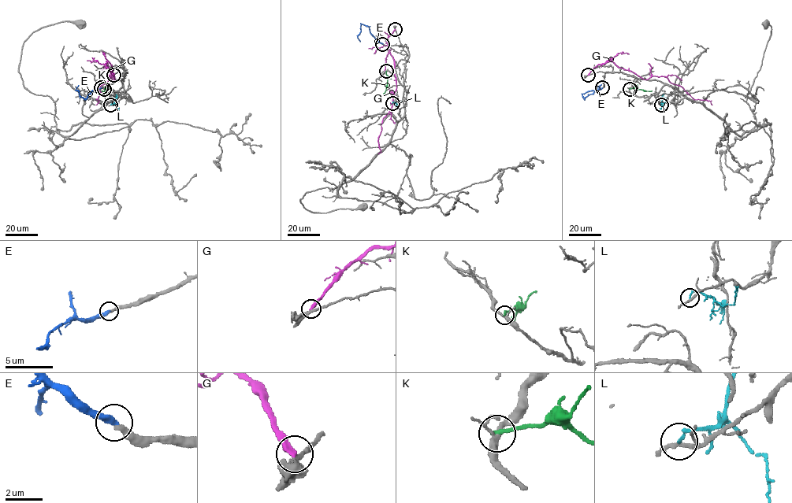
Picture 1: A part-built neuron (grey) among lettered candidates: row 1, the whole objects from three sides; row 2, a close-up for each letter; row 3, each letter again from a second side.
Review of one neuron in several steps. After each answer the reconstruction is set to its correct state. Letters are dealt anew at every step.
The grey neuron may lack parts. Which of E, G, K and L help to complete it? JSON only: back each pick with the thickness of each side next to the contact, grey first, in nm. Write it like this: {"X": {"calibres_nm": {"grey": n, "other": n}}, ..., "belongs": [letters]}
{"E": {"calibres_nm": {"grey": 280, "other": 380}}, "belongs": ["E"]}

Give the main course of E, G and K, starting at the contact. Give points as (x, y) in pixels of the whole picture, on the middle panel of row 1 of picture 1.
E: (382, 44), (371, 34), (367, 26), (361, 24), (358, 36), (360, 42)
G: (395, 29), (388, 38), (387, 46), (394, 61), (396, 90), (392, 108), (382, 119), (377, 153)
K: (385, 71), (388, 78), (383, 94)

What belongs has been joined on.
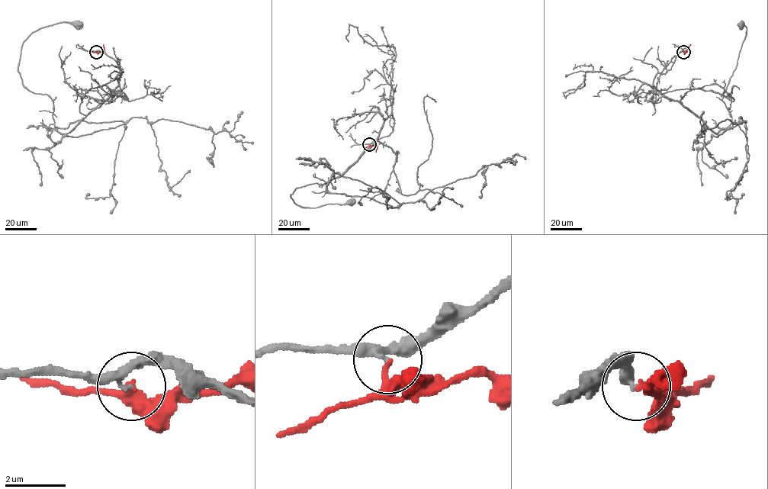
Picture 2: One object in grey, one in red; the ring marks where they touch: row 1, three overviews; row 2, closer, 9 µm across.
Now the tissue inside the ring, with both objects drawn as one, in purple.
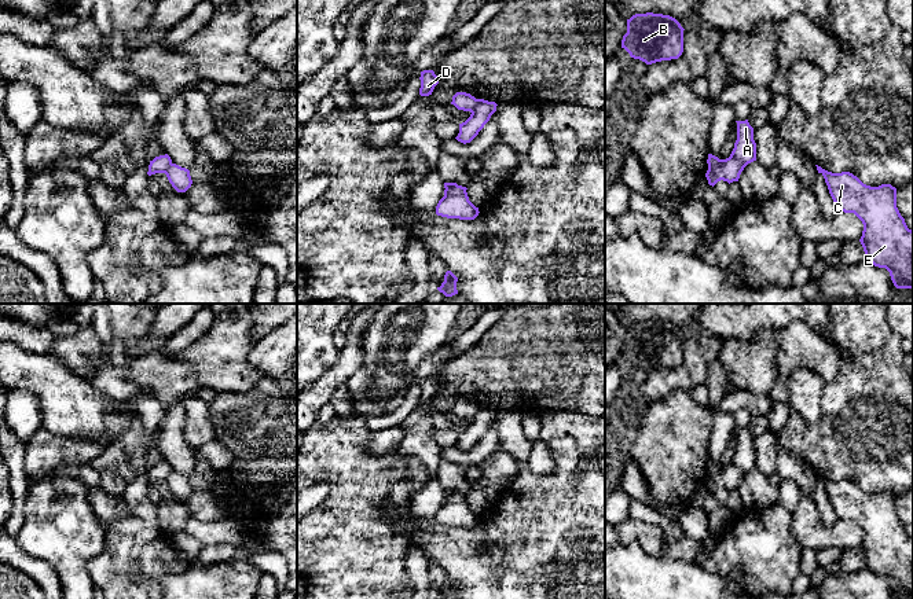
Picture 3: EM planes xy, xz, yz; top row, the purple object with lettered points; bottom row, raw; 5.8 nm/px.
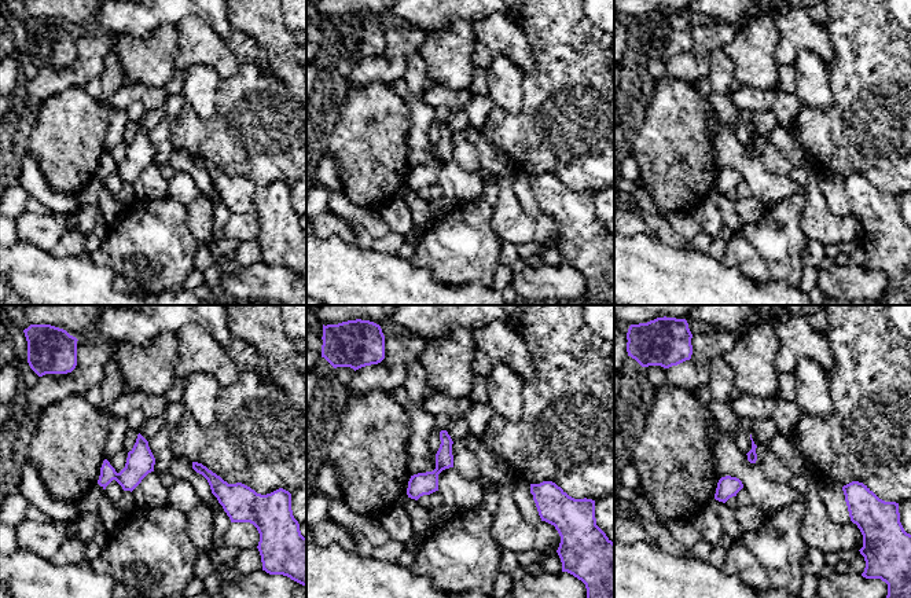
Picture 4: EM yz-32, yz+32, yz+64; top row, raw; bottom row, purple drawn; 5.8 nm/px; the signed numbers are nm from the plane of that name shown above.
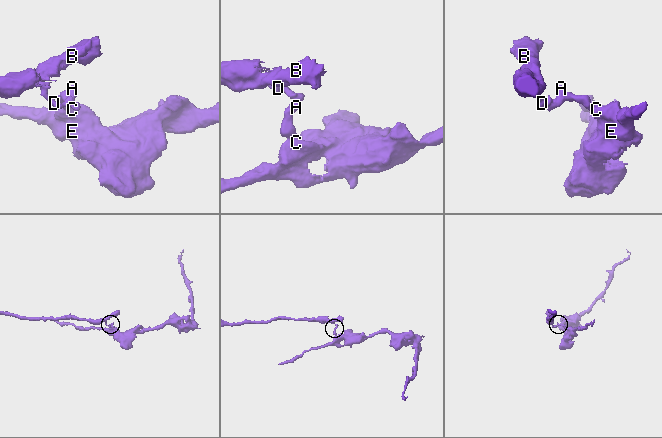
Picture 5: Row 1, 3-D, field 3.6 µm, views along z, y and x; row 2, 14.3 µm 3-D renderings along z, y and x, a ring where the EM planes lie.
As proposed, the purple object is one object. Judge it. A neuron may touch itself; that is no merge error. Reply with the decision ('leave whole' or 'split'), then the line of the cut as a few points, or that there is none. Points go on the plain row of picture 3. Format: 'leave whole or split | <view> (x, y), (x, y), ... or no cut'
split | yz (722, 467), (708, 477)

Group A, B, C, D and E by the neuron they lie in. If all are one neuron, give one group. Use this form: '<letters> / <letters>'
A C E / B D

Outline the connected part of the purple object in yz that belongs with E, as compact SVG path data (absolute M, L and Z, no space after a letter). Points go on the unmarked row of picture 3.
M815 473L839 519L854 521L864 532L859 547L866 569L890 580L896 596L913 596L913 539L896 515L896 496L891 492L870 495L850 479L832 481Z

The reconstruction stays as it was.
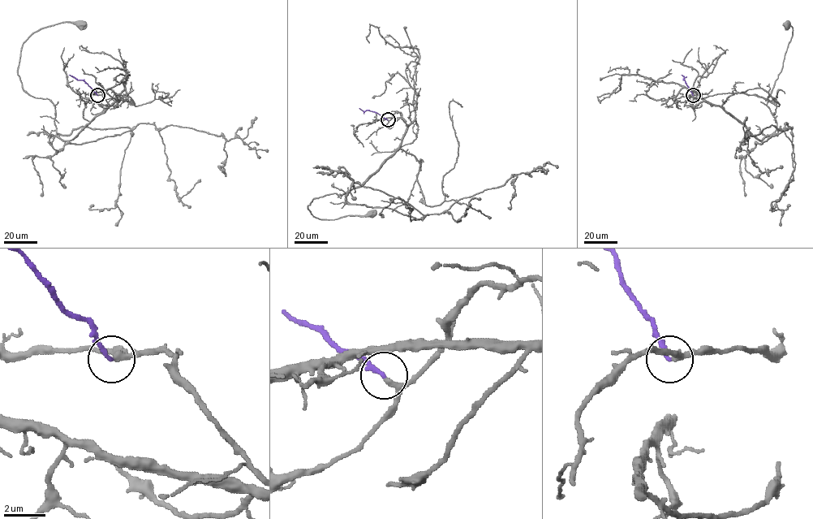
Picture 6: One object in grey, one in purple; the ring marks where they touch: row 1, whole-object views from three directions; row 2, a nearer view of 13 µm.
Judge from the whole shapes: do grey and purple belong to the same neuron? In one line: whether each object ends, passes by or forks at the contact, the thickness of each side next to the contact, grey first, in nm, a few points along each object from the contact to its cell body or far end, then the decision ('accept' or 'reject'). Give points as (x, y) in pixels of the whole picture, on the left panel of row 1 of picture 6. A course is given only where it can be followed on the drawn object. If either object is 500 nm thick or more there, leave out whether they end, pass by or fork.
grey passes by; purple ends; calibres 220 and 200 nm; course grey (97, 95), (117, 103), (62, 140), (53, 104), (30, 96), (18, 74), (32, 33), (81, 23); course purple (97, 95), (84, 81), (69, 75); accept

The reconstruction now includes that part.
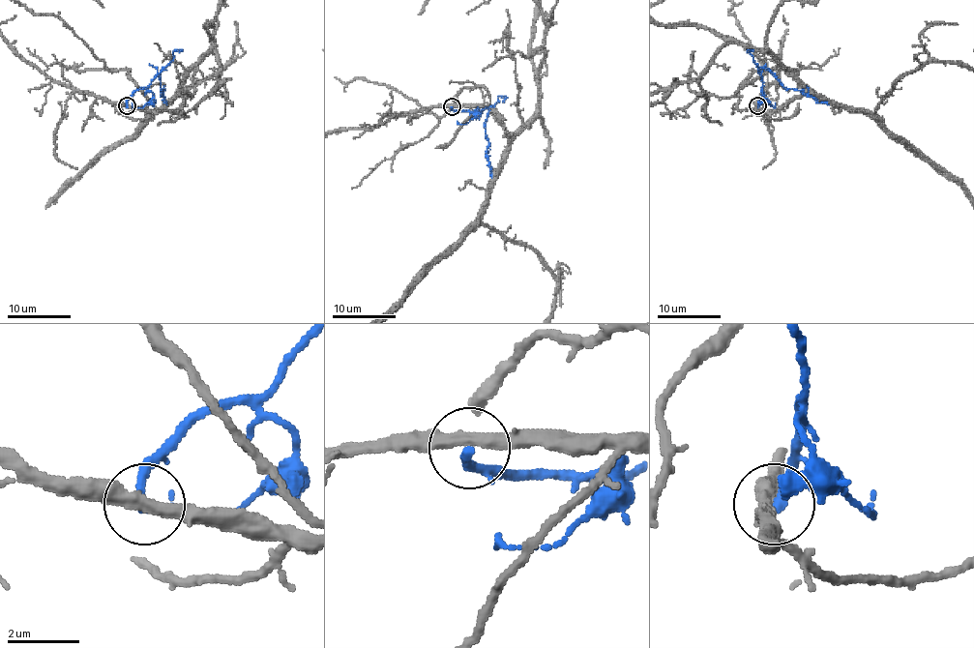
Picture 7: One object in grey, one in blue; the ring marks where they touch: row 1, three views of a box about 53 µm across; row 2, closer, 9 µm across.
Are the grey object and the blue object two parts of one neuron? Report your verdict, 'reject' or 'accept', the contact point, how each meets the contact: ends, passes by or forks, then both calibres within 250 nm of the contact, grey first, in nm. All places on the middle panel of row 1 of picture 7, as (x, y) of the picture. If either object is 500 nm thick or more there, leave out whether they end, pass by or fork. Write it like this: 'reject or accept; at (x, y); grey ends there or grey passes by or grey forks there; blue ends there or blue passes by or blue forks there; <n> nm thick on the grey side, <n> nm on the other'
reject; at (452, 106); grey passes by; blue ends there; 380 nm thick on the grey side, 280 nm on the other

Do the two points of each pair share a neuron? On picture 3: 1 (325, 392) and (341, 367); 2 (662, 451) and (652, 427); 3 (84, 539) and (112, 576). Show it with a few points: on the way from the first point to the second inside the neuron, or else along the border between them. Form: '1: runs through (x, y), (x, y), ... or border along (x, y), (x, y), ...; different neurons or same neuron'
1: runs through (325, 386), (338, 373); same neuron
2: runs through (662, 445), (662, 437), (657, 433); same neuron
3: border along (103, 524), (105, 546), (87, 562), (92, 584); different neurons

